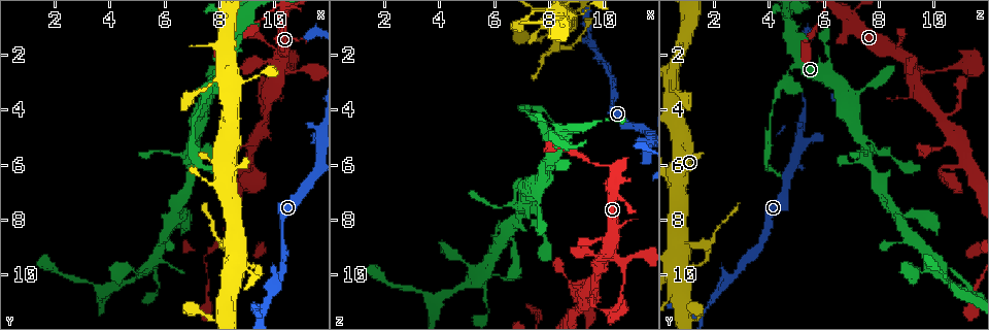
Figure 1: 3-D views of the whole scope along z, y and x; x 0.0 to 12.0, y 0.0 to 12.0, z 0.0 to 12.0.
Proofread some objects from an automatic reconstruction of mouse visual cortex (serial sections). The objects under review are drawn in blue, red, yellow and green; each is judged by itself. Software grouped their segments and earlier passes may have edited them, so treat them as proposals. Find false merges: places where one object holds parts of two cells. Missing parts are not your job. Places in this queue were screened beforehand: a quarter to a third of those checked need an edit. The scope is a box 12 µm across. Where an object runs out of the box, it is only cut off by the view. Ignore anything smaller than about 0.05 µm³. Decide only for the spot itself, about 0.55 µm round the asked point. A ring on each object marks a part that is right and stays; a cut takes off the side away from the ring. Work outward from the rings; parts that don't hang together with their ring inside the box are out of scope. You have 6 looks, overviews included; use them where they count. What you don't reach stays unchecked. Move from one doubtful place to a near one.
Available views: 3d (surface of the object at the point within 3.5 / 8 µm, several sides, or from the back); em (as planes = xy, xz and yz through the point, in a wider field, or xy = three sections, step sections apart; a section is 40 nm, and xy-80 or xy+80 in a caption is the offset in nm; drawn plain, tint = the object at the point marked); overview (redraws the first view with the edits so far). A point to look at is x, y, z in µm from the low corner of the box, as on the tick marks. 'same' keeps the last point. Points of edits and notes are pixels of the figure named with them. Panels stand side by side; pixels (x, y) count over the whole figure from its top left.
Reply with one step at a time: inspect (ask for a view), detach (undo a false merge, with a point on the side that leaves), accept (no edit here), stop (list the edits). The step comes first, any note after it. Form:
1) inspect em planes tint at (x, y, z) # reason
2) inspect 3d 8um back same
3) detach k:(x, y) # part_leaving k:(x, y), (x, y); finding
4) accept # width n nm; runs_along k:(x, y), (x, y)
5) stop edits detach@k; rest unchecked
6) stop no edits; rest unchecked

inspect 3d 3.5um back at (8.2, 8.7, 0.7) # abrupt turn

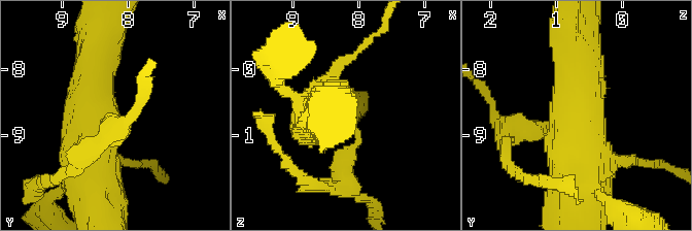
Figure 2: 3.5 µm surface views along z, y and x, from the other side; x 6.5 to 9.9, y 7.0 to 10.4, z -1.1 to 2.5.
inspect em xy step 5 tint same

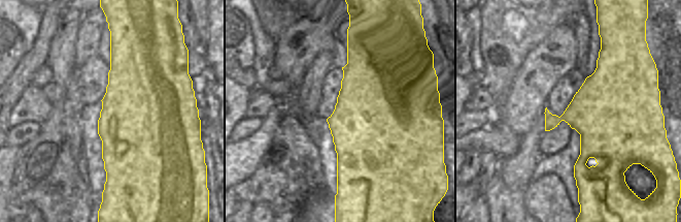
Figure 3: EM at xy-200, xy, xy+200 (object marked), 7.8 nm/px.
detach 2:(531, 128) # part_leaving 2:(356, 131), (343, 184), (312, 187); two cells meet here

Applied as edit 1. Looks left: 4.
inspect 3d 8um back at (9.7, 4.3, 10.3) # small branch off a trunk

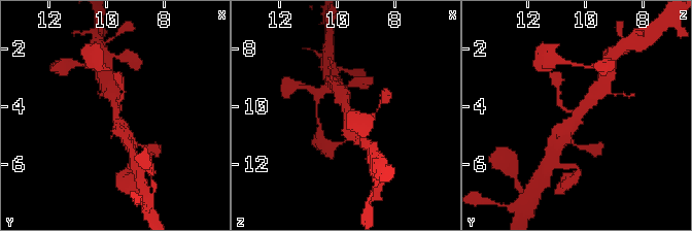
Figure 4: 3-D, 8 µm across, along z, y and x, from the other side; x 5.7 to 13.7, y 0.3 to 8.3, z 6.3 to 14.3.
inspect 3d 3.5um at (9.7, 4.2, 10.3)

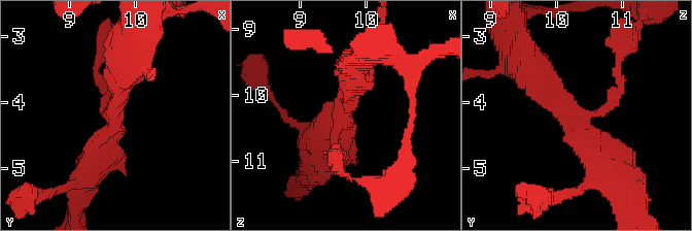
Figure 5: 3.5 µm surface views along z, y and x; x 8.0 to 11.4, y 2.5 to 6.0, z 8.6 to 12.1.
inspect em planes tint at (9.65, 4.30, 10.35) # shape alone is not enough

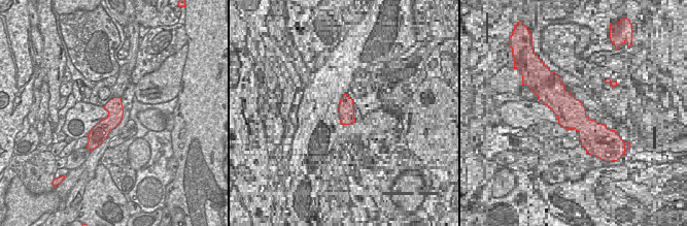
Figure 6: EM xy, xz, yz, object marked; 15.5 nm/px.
accept # width 260 nm; runs_along 6:(118, 99), (114, 118), (94, 139); one cell here

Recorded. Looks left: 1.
stop edits detach@2; rest unchecked

